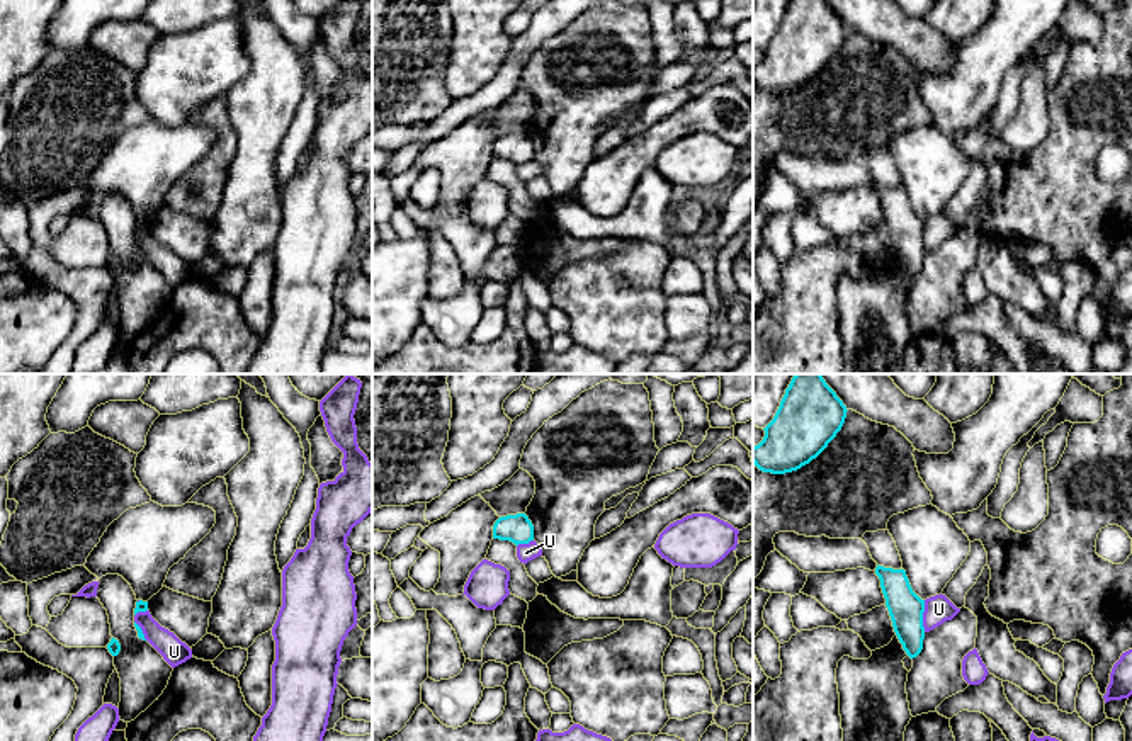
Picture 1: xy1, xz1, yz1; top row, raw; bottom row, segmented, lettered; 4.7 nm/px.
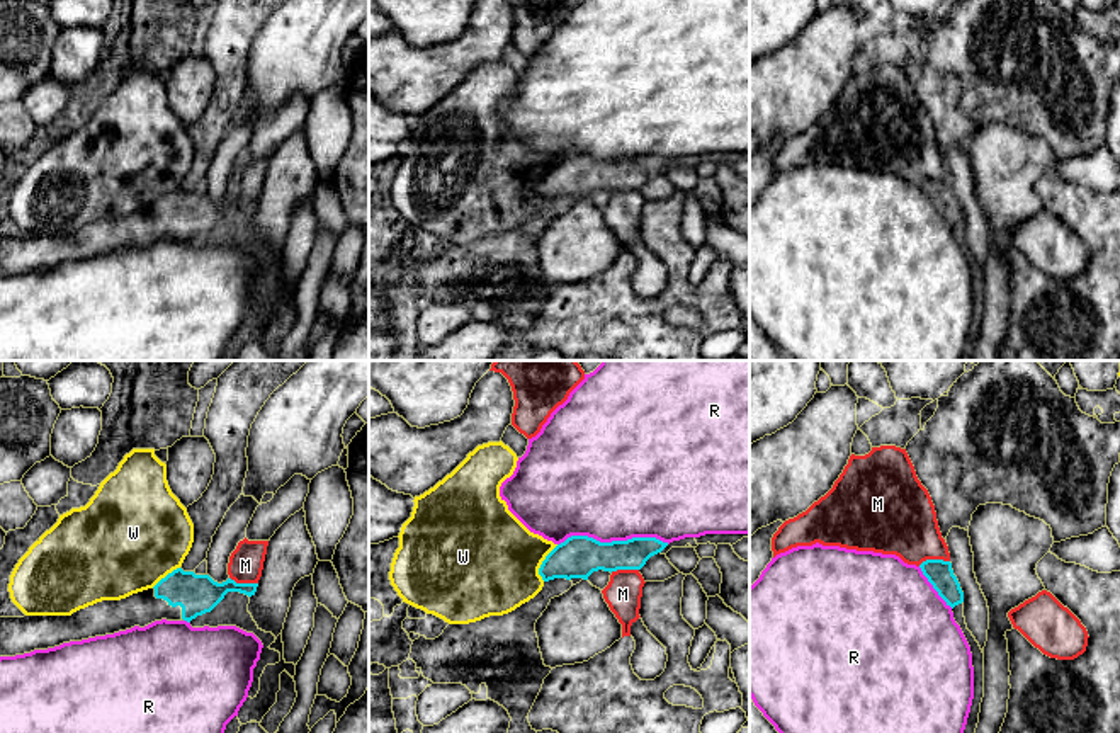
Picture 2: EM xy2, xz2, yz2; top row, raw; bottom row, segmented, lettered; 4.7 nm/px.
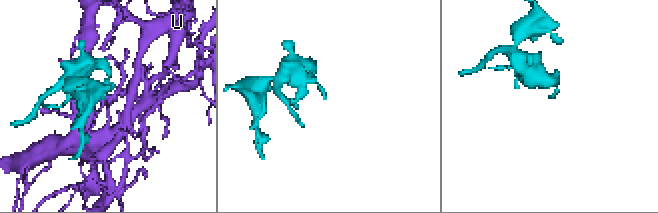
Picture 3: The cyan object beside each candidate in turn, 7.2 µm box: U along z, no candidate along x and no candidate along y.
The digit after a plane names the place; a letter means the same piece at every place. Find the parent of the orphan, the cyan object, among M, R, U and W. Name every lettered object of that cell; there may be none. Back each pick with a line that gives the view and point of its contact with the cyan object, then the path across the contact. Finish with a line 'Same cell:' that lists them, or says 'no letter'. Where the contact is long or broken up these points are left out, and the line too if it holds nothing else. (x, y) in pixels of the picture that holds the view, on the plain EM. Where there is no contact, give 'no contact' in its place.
Same cell: no letter

